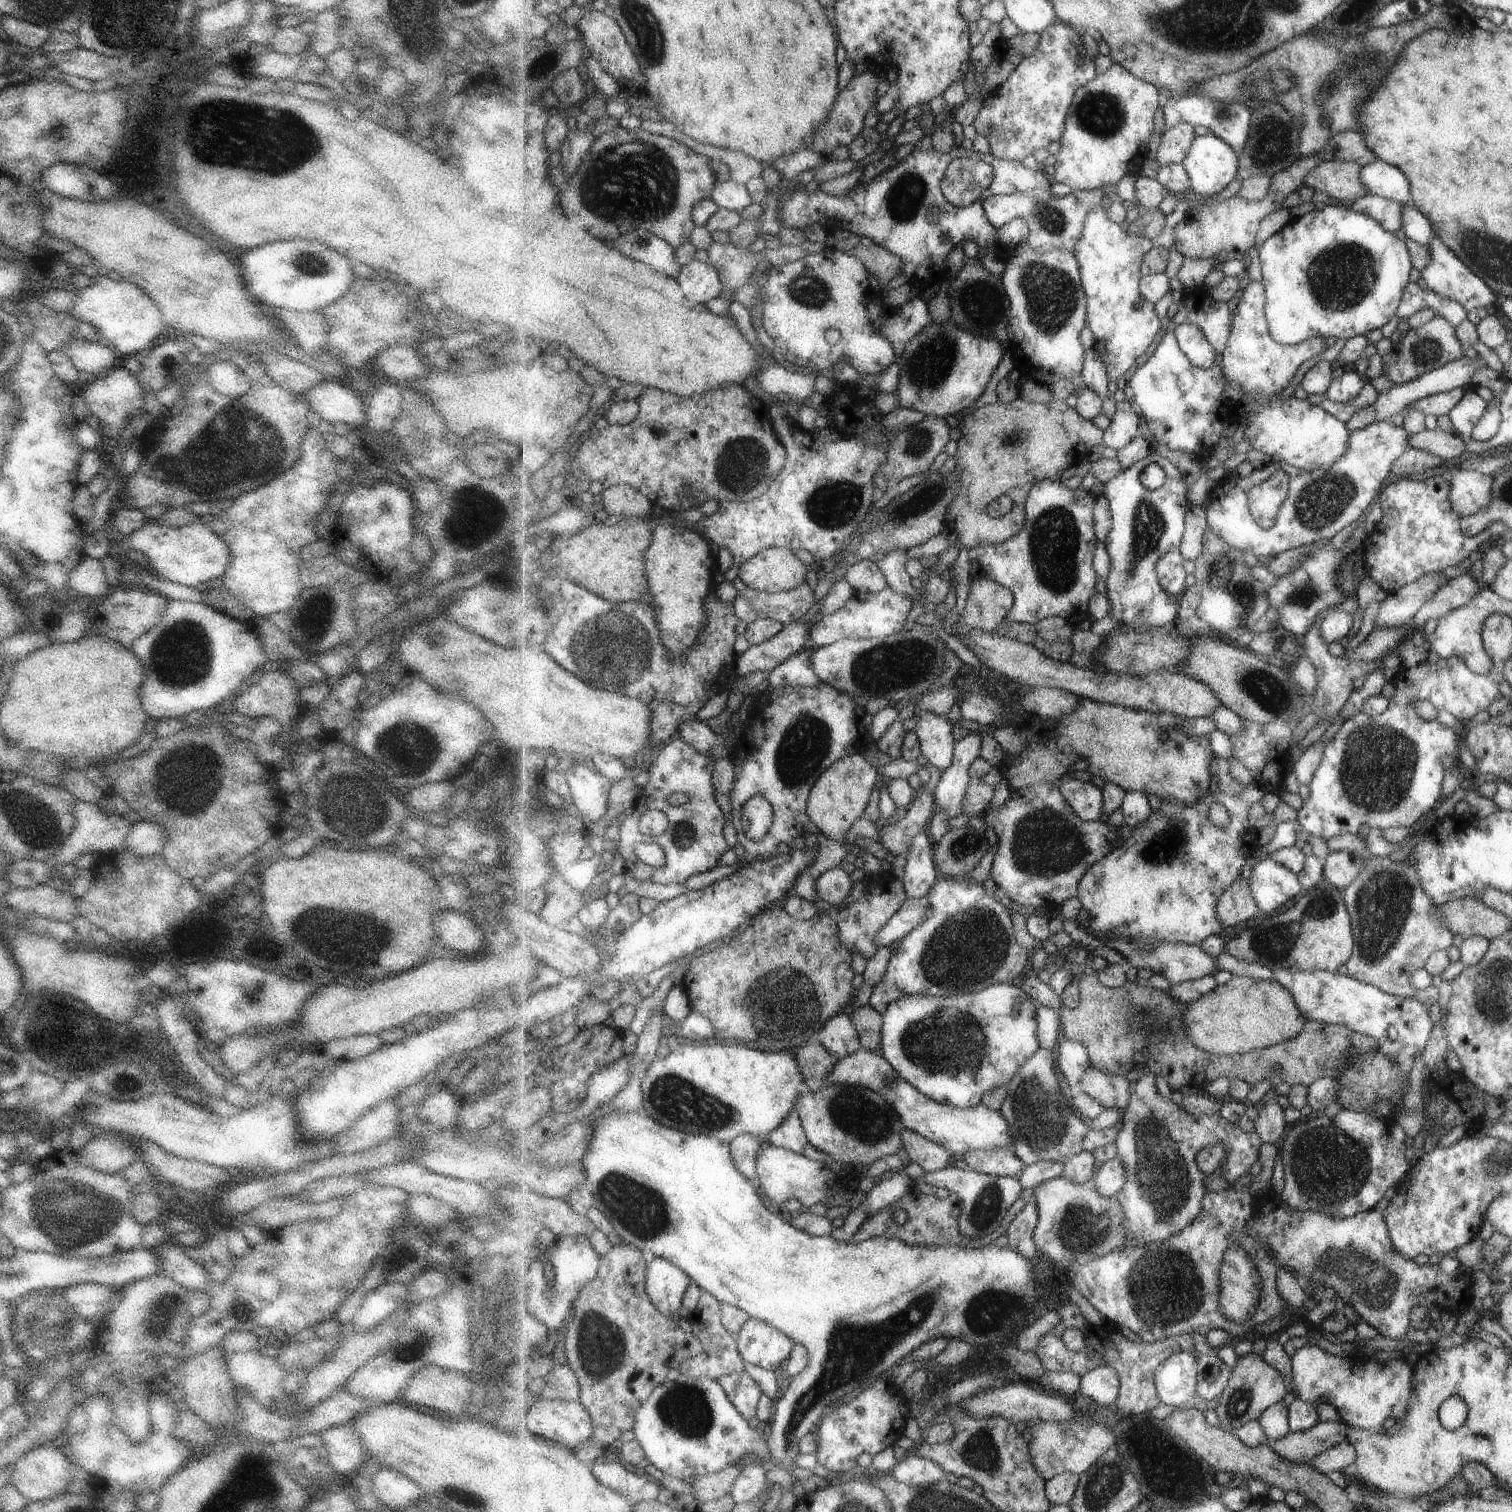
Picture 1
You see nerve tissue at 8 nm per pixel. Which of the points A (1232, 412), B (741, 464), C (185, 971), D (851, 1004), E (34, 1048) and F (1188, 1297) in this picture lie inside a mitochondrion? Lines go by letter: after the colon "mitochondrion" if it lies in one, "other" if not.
A: other
B: mitochondrion
C: other
D: other
E: mitochondrion
F: mitochondrion

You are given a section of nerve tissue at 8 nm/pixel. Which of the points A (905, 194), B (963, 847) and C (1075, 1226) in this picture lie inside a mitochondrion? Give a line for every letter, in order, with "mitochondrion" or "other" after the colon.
A: mitochondrion
B: mitochondrion
C: mitochondrion

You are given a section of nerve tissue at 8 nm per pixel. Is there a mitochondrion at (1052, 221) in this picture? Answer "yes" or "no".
yes

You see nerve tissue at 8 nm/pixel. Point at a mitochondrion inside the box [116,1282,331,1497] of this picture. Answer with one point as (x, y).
(158, 1318)

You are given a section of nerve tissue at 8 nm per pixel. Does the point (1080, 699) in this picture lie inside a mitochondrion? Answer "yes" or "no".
no

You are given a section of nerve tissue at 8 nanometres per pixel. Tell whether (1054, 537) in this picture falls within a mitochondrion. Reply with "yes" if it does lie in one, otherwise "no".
yes

